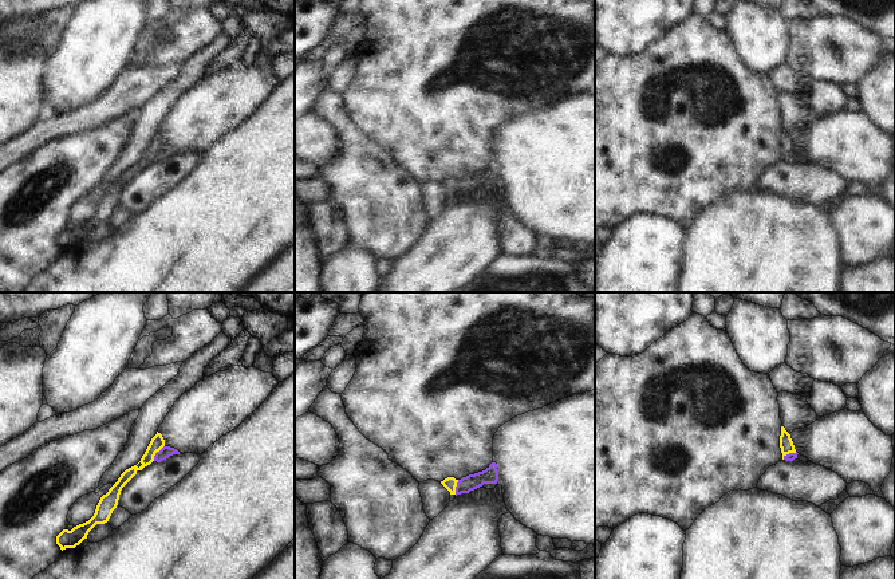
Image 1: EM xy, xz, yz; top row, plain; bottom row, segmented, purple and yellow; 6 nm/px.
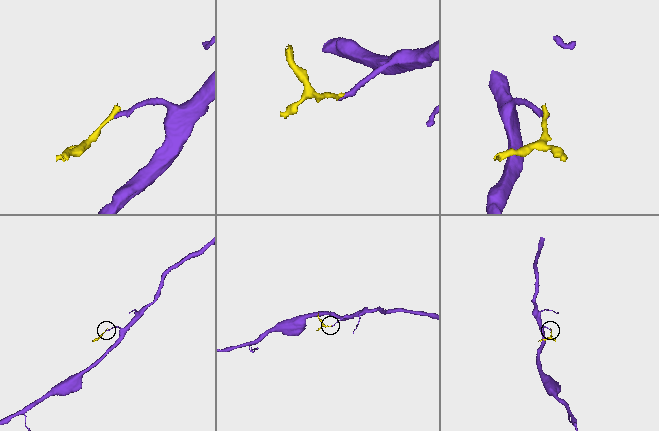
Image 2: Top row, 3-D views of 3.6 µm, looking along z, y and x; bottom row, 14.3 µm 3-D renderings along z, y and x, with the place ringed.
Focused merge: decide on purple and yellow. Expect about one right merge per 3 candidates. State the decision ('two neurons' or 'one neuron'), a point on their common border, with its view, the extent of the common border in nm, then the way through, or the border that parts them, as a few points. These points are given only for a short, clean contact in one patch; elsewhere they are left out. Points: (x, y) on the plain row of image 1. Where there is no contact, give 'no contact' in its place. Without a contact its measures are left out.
two neurons | xy (156, 153) | 120 nm | along xy (164, 145), (153, 160)

